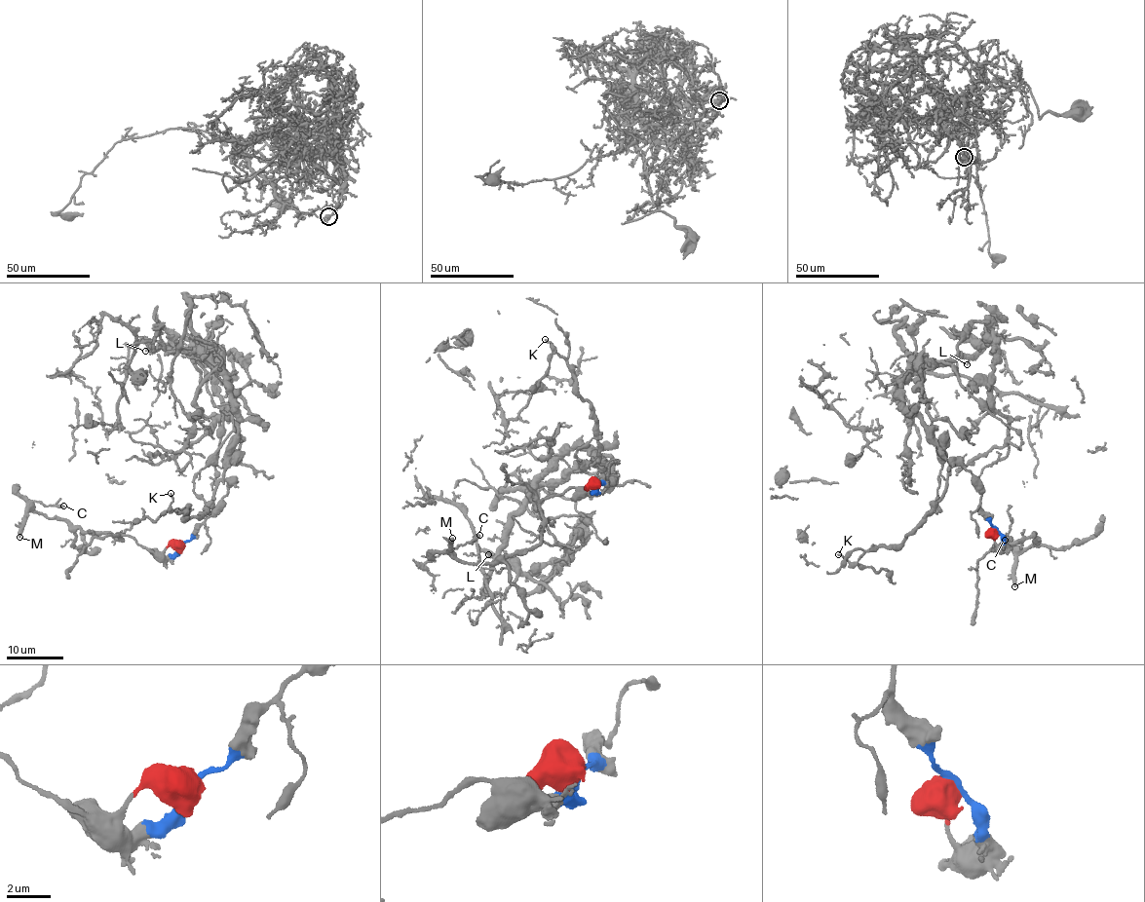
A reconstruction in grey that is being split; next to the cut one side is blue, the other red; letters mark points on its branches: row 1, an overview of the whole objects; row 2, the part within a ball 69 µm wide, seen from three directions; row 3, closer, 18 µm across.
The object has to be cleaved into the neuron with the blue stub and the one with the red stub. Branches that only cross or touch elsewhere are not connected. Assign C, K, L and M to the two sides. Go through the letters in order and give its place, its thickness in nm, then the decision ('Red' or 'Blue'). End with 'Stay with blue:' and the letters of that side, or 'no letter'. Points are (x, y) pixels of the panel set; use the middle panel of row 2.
C: Place: (479, 535). Thickness 360 nm. Red
K: Place: (545, 339). Thickness 130 nm. Blue
L: Place: (488, 554). Thickness 140 nm. Blue
M: Place: (452, 538). Thickness 340 nm. Red
Stay with blue: K, L

